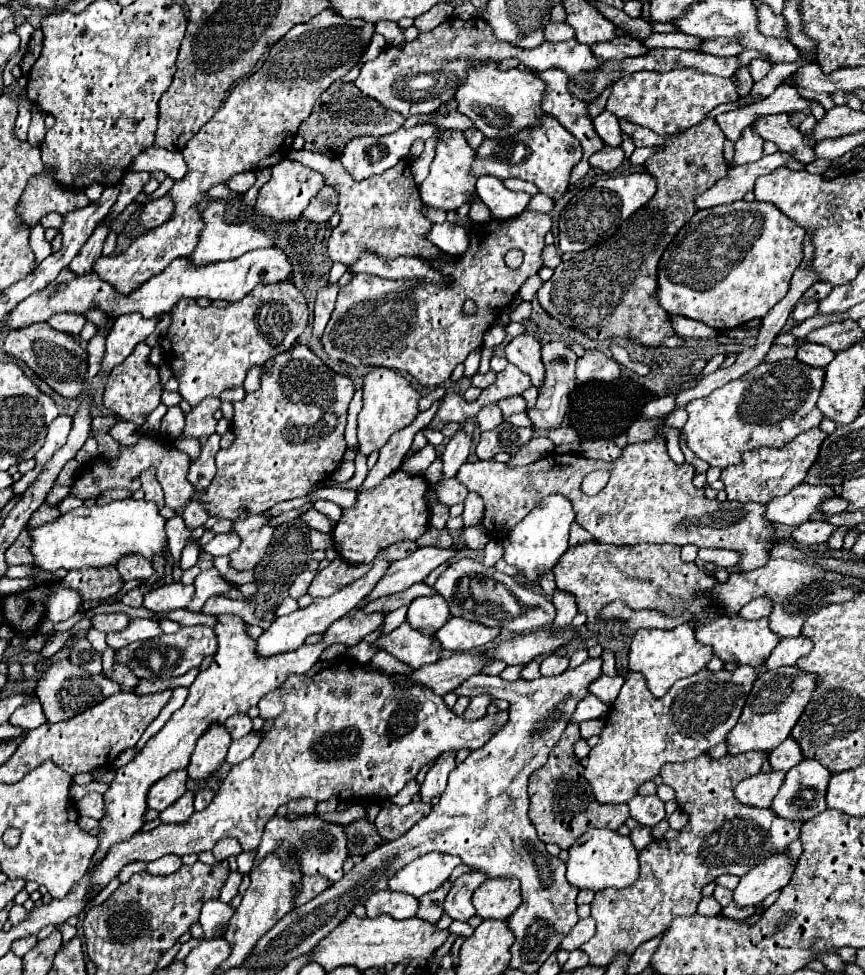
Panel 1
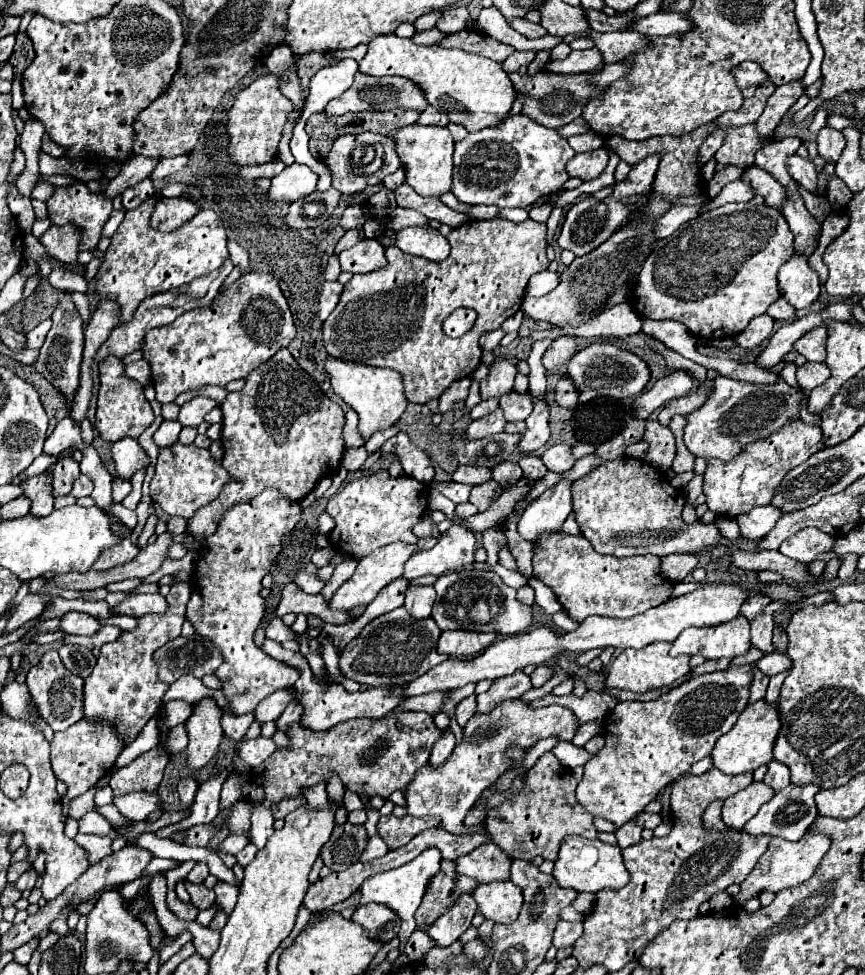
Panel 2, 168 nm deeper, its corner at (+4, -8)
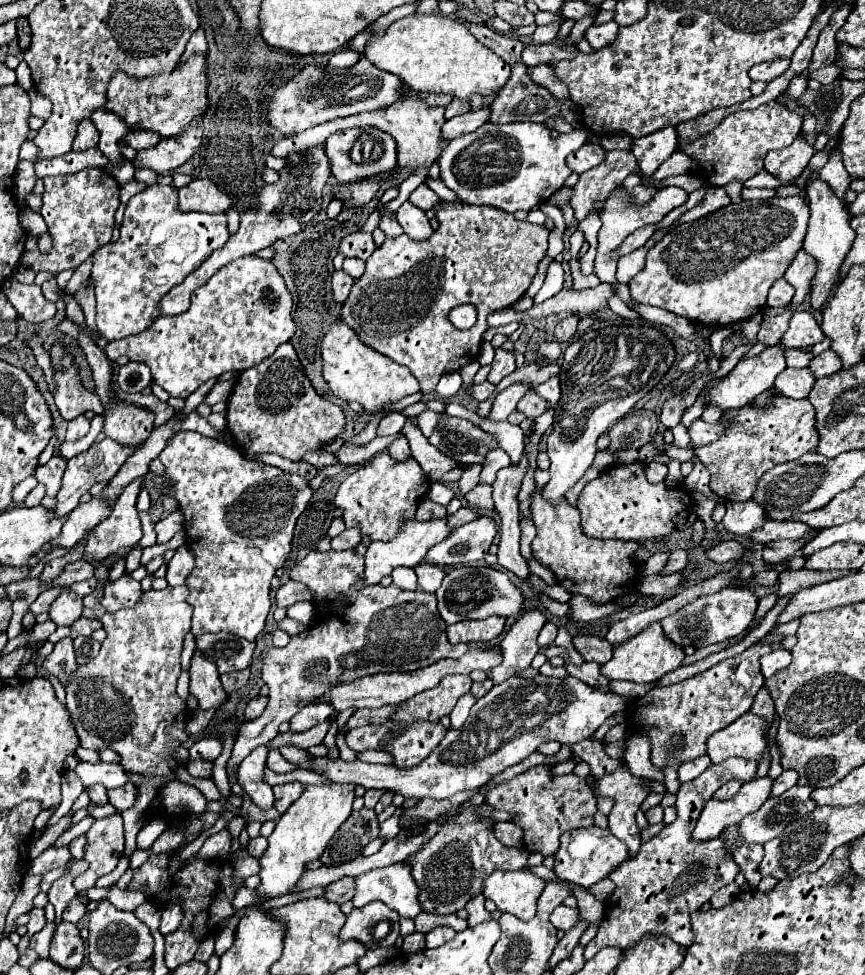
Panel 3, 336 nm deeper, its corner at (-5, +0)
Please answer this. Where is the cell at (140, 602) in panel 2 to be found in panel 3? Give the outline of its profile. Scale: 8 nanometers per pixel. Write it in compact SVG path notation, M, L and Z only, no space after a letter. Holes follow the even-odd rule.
M123 575L115 583L107 581L101 605L107 609L107 613L115 613L121 607L135 607L141 597L143 597L141 585L133 581L129 575Z

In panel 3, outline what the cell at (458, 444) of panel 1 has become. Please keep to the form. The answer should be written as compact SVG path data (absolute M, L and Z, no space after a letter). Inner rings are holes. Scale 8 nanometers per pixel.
M511 385L507 387L505 391L501 391L495 401L493 401L493 407L487 415L487 419L491 421L505 421L517 407L517 401L527 393L529 389L525 385Z

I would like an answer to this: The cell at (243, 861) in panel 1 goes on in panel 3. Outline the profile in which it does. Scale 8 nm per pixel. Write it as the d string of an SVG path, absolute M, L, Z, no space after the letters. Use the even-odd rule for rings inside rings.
M255 837L255 839L251 839L251 843L249 843L249 847L247 847L247 851L253 855L253 857L257 857L259 859L259 855L263 855L263 851L267 849L267 839L265 837Z

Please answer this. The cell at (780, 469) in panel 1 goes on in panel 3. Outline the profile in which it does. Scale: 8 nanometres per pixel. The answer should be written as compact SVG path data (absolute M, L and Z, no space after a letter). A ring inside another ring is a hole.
M777 397L767 409L757 409L753 405L747 405L739 411L727 411L727 421L733 421L731 427L711 445L697 447L695 455L701 459L701 463L709 469L711 473L711 483L709 487L725 501L749 501L757 489L757 481L775 465L789 461L789 459L799 459L807 451L817 449L819 445L819 431L815 429L815 411L807 399L789 399L789 397Z

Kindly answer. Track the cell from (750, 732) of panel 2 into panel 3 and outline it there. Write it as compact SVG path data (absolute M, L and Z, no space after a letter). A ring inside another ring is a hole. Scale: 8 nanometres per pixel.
M747 711L731 727L717 731L707 741L707 755L713 763L729 757L743 757L759 761L767 749L767 721Z

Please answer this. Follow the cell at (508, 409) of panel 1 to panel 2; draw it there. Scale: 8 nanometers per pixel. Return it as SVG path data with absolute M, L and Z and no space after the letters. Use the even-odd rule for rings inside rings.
M512 391L510 395L502 395L500 407L504 409L506 421L524 421L530 411L532 411L532 397L530 393L516 393Z

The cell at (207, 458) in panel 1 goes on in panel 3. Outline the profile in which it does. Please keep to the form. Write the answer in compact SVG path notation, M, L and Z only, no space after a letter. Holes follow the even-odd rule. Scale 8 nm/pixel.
M177 431L167 441L159 459L165 465L163 477L169 483L167 495L177 499L181 505L185 515L185 535L191 539L187 541L187 547L195 555L195 569L185 581L191 589L187 601L193 605L191 631L195 635L227 631L247 641L255 641L261 633L261 623L265 623L271 609L271 579L289 555L295 521L305 511L313 495L309 481L273 465L251 463L237 447L211 437L207 439L195 431Z

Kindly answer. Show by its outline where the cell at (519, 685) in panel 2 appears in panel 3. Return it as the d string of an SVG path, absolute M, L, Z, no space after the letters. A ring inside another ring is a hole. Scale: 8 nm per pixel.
M527 611L523 613L507 631L501 641L503 649L503 663L489 673L489 679L499 685L511 677L519 677L521 671L531 667L533 657L537 655L537 635L547 623L547 617L541 611Z

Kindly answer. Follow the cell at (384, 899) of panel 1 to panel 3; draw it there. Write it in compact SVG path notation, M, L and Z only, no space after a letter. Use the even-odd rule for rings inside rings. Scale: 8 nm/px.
M373 901L373 903L365 905L365 907L361 907L361 909L353 909L347 915L347 921L345 921L339 937L343 941L347 941L347 939L359 939L369 949L391 947L391 945L395 945L395 939L399 937L399 913L391 911L385 903ZM383 919L387 919L391 923L391 931L389 931L389 935L385 939L377 941L373 937L373 927L379 921L383 921Z

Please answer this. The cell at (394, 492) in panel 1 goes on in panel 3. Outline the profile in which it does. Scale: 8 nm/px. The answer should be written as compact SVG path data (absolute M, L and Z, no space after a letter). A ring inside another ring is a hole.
M387 451L375 455L365 467L351 473L335 495L335 505L343 509L345 527L361 529L363 537L371 541L389 541L393 539L405 521L413 519L419 501L429 491L429 479L421 465L415 459L407 459L403 463L395 461Z

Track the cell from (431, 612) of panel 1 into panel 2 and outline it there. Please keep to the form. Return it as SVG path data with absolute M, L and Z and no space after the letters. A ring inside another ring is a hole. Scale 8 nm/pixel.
M410 585L406 591L404 607L414 615L414 619L424 619L432 613L436 591L432 585Z

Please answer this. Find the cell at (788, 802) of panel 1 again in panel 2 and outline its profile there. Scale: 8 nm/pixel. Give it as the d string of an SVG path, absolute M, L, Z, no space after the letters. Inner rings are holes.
M790 783L786 789L782 789L780 793L776 793L768 803L764 803L760 807L760 811L744 825L744 831L748 835L754 833L768 833L768 835L778 835L784 837L788 841L796 841L804 835L804 831L814 823L814 819L818 817L816 811L816 803L814 803L814 795L820 789L816 785L794 785Z

